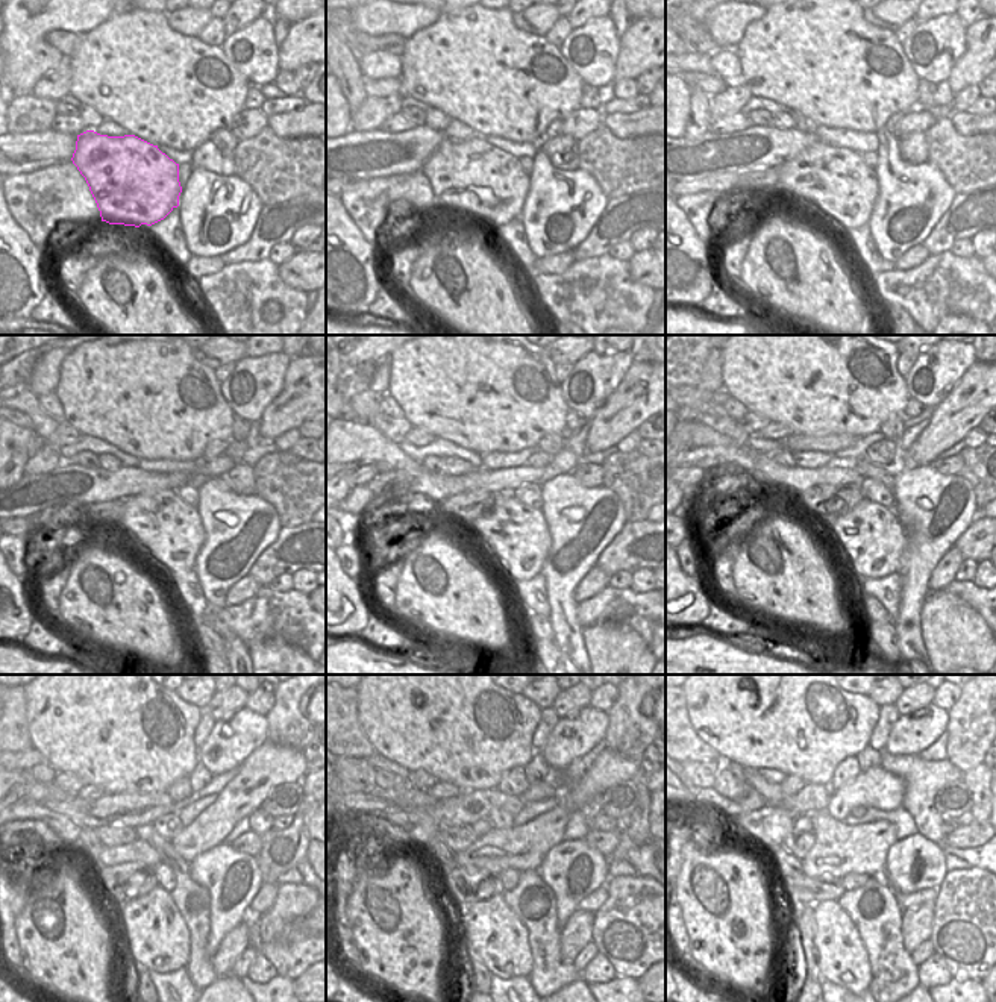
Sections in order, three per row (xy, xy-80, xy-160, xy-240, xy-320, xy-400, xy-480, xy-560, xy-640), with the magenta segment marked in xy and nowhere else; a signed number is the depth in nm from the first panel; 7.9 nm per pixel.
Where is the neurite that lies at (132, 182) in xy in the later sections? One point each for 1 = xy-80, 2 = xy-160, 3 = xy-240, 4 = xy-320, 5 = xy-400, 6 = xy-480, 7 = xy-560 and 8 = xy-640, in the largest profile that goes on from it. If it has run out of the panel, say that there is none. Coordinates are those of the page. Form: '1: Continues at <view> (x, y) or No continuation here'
1: Continues at xy-80 (472, 179)
2: Continues at xy-160 (834, 179)
3: Continues at xy-240 (172, 531)
4: Continues at xy-320 (513, 534)
5: Continues at xy-400 (860, 535)
6: Continues at xy-480 (170, 945)
7: Continues at xy-560 (507, 955)
8: Continues at xy-640 (843, 960).

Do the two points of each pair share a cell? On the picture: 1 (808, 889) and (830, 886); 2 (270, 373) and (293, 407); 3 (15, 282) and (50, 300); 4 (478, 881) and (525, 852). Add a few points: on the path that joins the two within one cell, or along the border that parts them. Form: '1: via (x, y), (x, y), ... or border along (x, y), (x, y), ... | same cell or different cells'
1: via (813, 889), (825, 889) | same cell
2: border along (291, 358), (284, 388), (261, 419) | different cells
3: border along (49, 288), (31, 313), (31, 319) | different cells
4: border along (458, 866), (484, 867), (499, 875) | different cells

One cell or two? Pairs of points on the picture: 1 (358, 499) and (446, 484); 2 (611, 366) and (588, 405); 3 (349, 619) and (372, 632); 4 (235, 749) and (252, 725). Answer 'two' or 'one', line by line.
1: one
2: one
3: two
4: one

